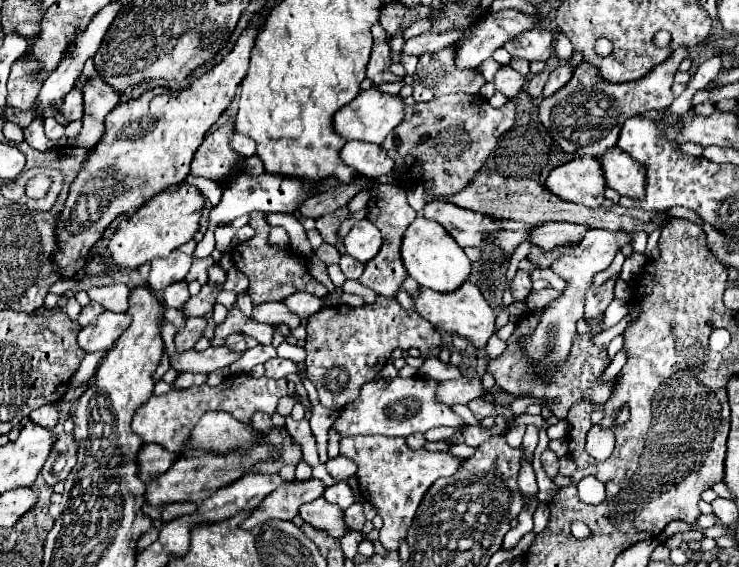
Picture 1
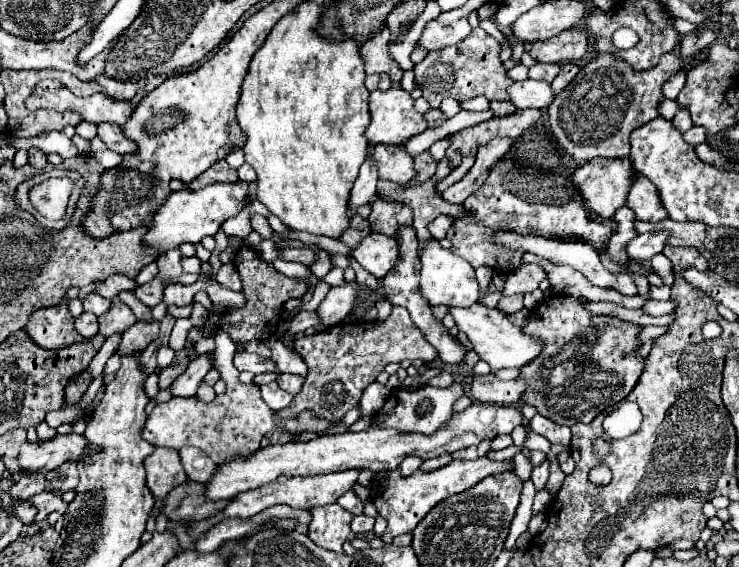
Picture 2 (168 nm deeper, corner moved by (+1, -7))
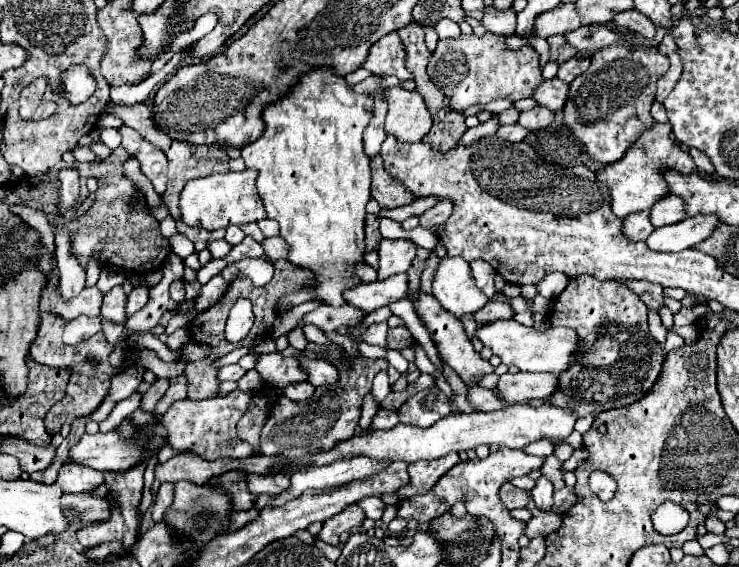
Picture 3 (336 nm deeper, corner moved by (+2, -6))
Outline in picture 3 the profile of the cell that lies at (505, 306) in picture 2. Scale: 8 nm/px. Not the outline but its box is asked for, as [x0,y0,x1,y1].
[475,299,513,323]

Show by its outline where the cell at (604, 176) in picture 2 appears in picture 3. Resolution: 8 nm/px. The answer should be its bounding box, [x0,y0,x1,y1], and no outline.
[597,123,699,219]

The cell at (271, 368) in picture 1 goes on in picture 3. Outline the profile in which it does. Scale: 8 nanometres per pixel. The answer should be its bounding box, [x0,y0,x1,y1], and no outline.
[283,381,315,401]

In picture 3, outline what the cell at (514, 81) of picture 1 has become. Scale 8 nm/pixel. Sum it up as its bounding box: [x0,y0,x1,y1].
[531,77,569,111]

